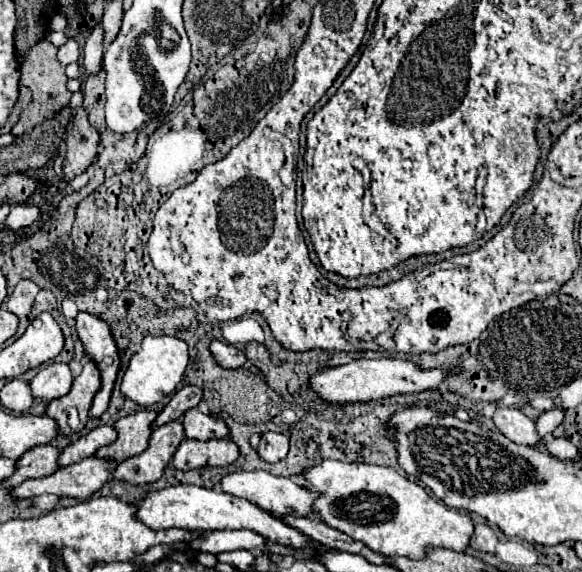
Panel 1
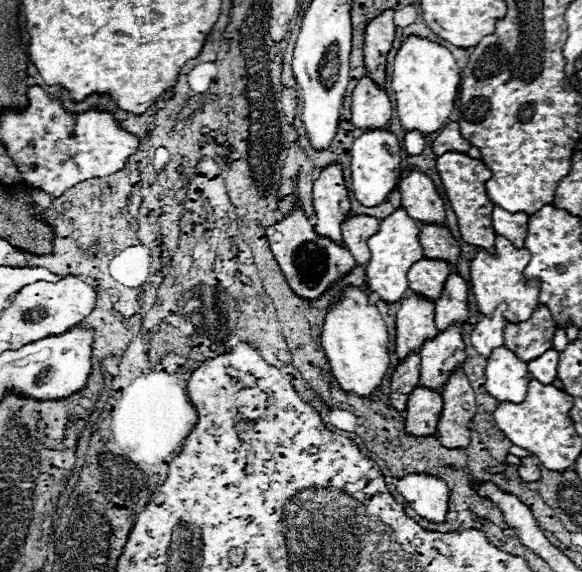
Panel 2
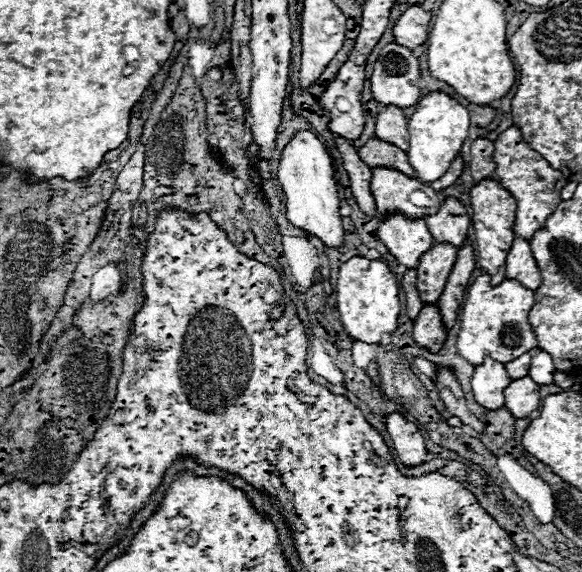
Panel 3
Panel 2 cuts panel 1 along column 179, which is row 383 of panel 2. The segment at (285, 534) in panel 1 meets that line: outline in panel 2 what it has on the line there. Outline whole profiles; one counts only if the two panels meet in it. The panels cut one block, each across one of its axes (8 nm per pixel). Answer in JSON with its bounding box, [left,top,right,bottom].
[486,346,532,402]

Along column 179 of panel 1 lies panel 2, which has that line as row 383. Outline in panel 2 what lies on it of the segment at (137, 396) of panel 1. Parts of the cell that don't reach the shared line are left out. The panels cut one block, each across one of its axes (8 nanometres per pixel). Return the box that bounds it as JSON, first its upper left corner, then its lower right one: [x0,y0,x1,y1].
[322,286,390,398]

